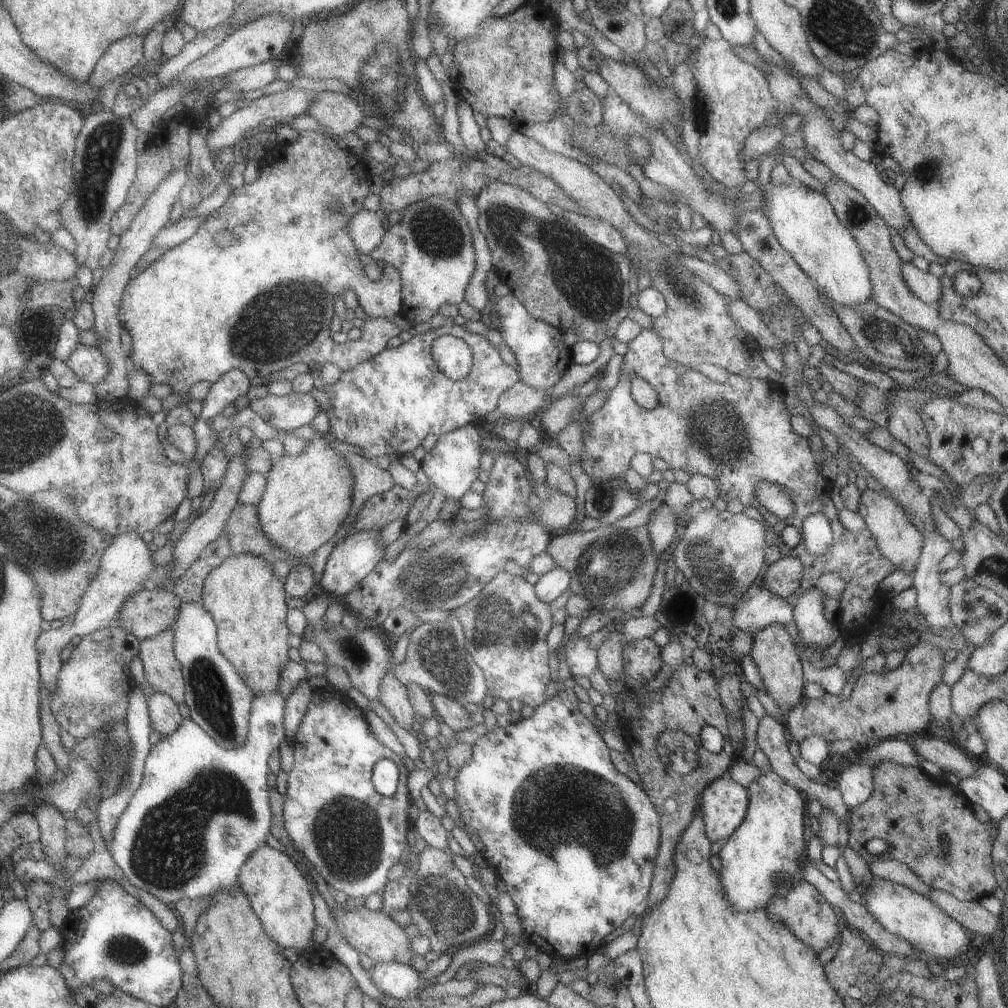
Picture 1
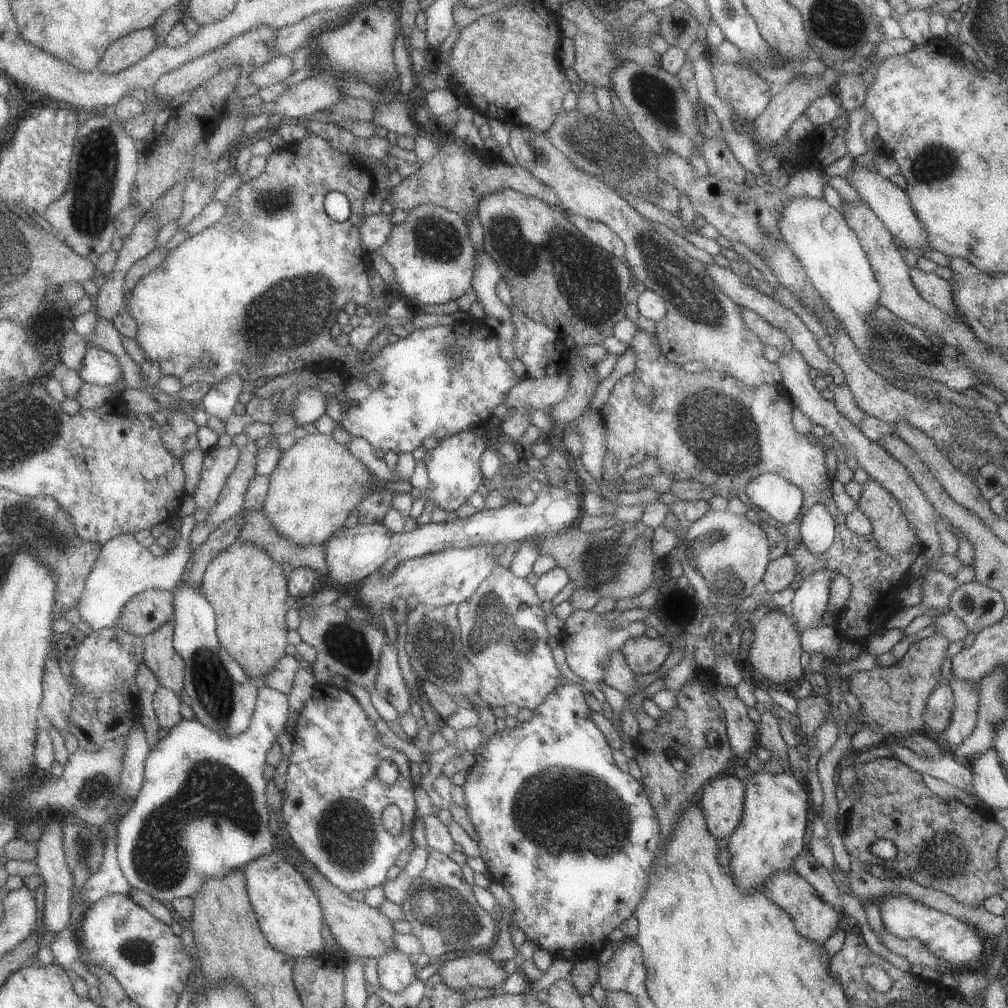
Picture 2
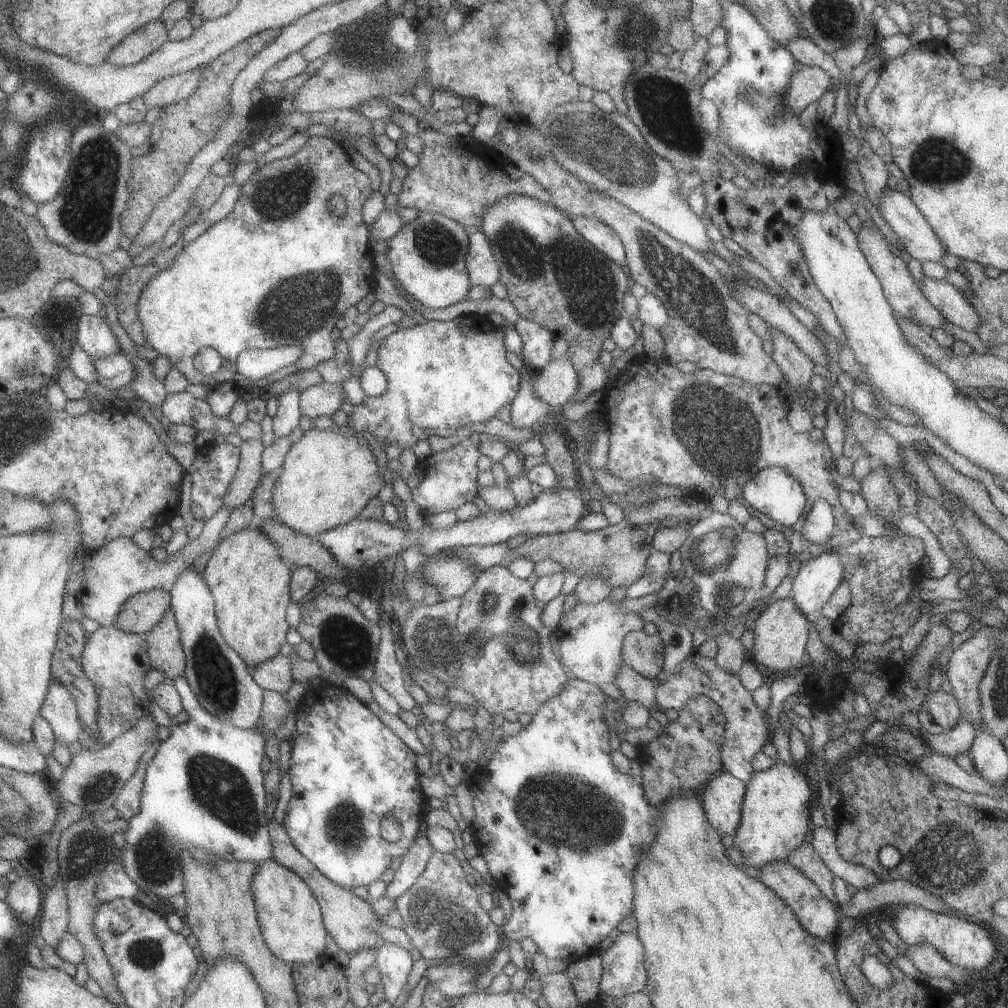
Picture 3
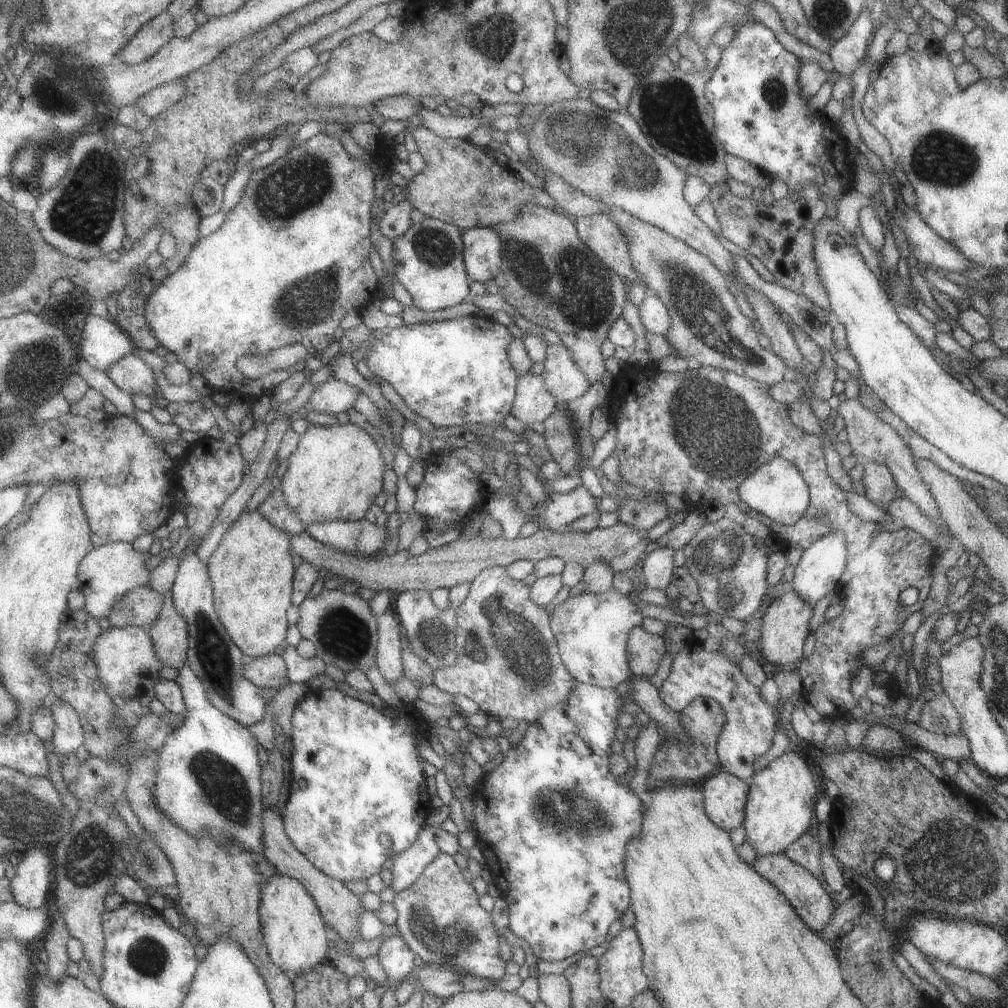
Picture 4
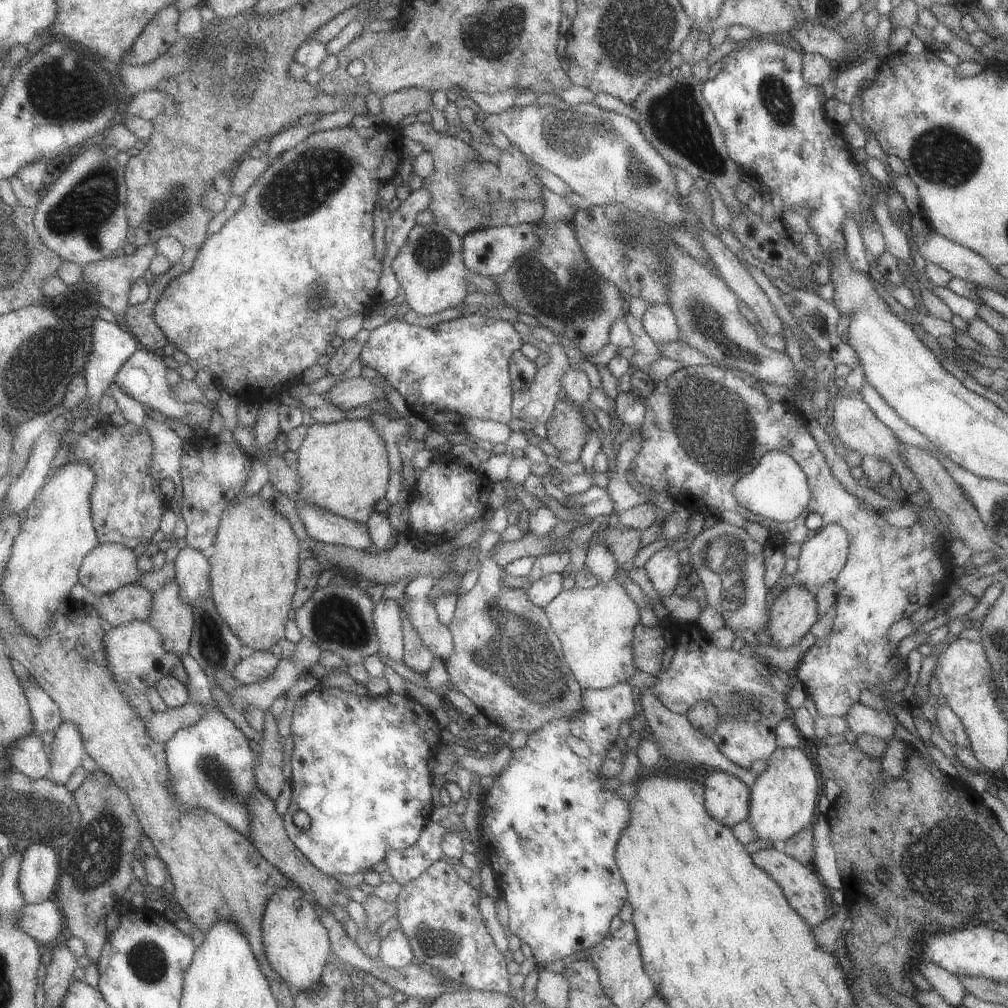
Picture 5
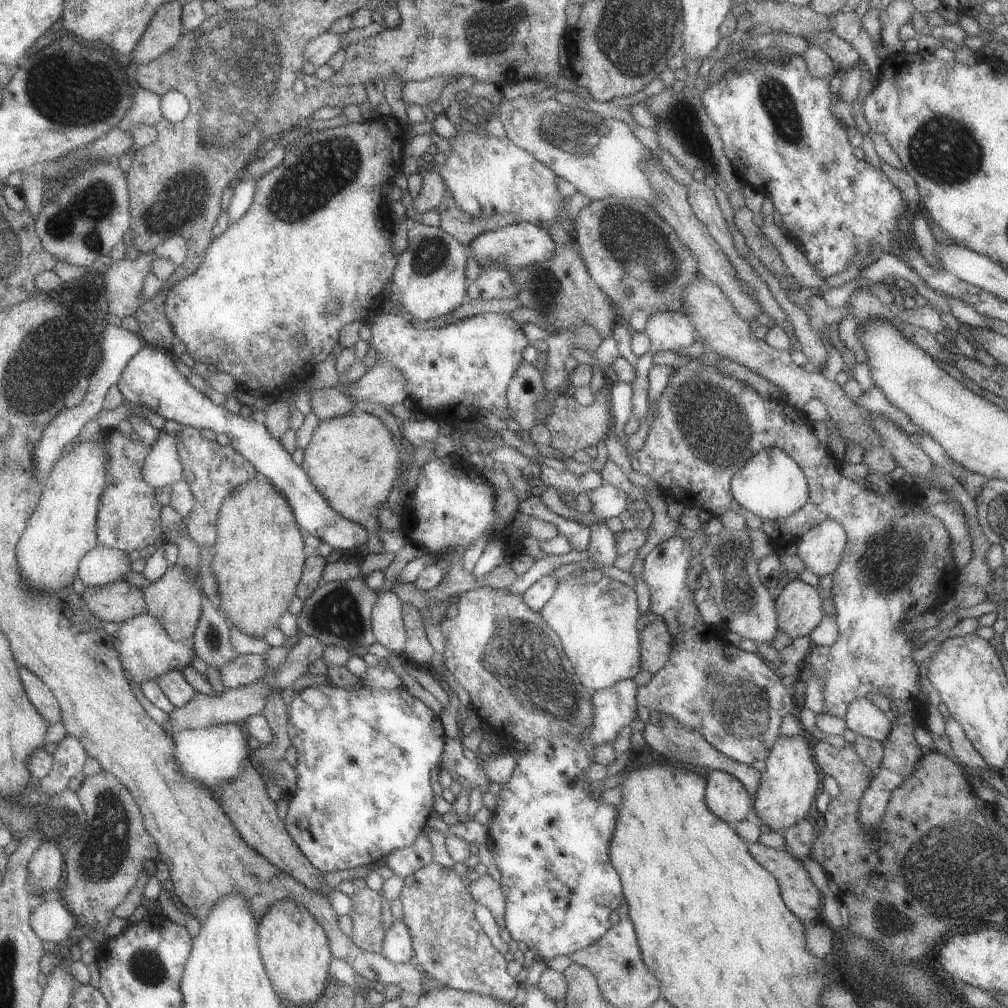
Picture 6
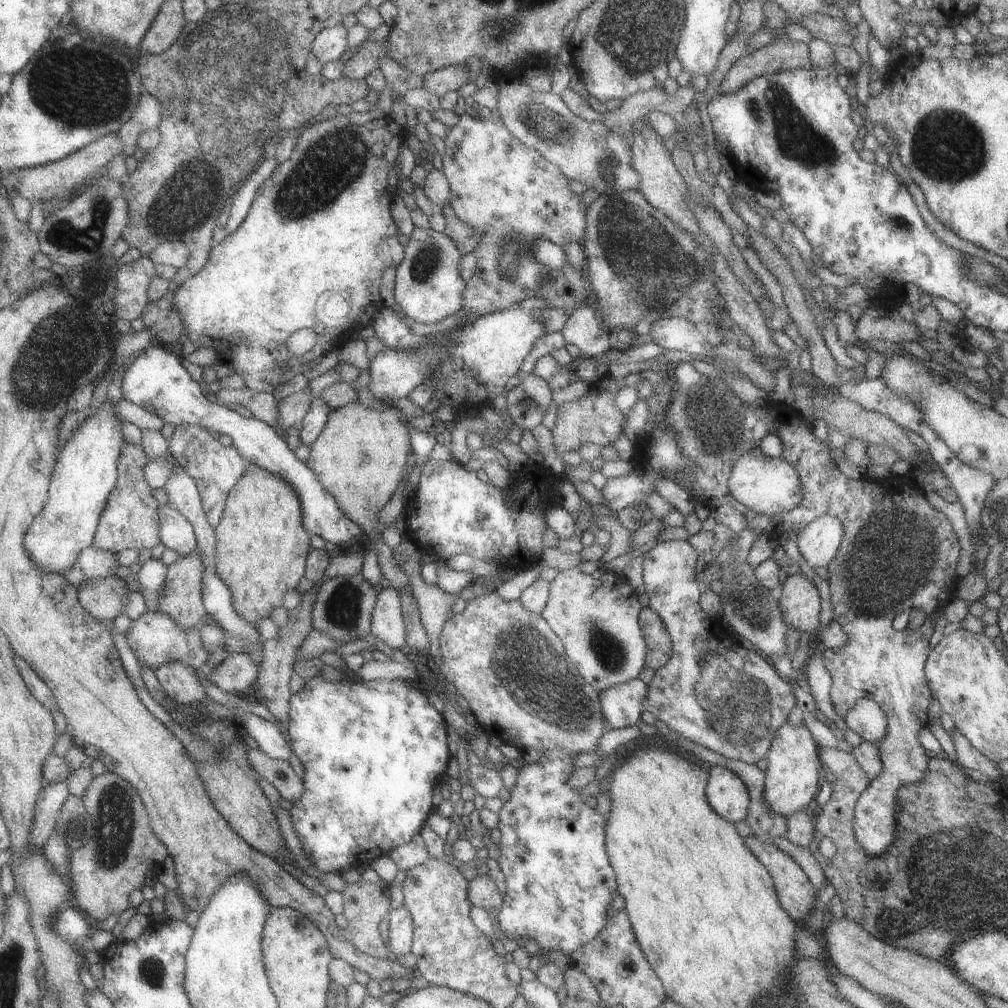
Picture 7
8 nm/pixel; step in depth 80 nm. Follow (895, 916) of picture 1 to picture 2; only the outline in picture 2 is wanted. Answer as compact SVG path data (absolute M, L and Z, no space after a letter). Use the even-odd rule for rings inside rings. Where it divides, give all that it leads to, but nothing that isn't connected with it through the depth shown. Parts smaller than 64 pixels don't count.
M903 894L883 896L883 900L880 900L877 905L881 913L881 922L886 931L899 939L913 938L921 942L923 946L927 946L927 950L931 950L949 967L970 969L973 962L976 962L980 954L983 954L983 936L978 934L973 926L960 922L957 918L931 910L927 906L921 905L921 902L911 900L909 896L903 896Z

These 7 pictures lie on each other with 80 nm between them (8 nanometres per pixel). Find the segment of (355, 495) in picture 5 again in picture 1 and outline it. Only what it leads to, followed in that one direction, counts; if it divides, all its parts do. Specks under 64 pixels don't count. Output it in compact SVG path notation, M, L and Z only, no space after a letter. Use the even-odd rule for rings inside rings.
M317 435L307 440L297 456L277 458L265 476L266 486L257 510L259 528L269 542L291 558L309 556L345 521L352 501L353 476L345 458L332 449L325 438Z

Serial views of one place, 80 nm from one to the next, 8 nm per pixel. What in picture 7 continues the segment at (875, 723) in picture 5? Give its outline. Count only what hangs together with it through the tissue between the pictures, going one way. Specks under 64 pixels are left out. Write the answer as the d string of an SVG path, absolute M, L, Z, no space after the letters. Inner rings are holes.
M860 698L843 718L846 729L863 741L878 743L886 735L886 716L881 707L868 698Z

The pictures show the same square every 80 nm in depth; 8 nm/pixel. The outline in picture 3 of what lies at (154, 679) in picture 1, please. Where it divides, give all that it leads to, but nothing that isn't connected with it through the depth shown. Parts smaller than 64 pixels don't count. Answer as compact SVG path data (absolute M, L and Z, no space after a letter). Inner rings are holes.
M171 606L159 623L141 638L147 642L147 656L154 670L159 670L168 681L183 674L185 654L179 644L179 628Z

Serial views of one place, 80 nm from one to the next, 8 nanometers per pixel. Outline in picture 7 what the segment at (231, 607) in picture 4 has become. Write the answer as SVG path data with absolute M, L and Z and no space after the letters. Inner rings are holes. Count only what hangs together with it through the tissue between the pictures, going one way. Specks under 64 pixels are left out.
M248 462L248 467L245 469L243 476L229 489L226 501L224 502L223 512L219 522L214 526L214 537L215 537L215 572L217 576L223 581L223 584L227 586L231 593L231 606L235 610L235 614L238 614L244 621L247 621L253 626L257 626L258 622L262 619L269 618L269 613L273 608L281 606L281 598L287 590L295 589L299 579L305 572L306 556L308 551L311 549L309 545L308 532L303 528L302 521L302 510L297 495L293 492L290 485L285 484L283 479L276 477L274 474L269 474L266 470L255 466L254 463Z

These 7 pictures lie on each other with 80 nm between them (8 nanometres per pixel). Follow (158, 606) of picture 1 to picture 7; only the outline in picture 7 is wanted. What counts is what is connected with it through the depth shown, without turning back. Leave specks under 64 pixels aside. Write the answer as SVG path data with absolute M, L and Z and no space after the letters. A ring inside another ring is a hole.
M115 575L85 580L76 589L81 606L96 619L107 622L123 613L123 603L130 592L129 584Z

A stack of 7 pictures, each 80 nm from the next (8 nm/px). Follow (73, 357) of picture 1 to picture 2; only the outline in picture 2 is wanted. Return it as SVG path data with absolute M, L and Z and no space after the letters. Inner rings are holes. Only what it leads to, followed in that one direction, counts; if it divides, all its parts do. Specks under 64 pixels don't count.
M88 346L81 364L83 366L76 374L89 384L109 387L119 382L119 378L122 377L122 371L115 356L99 347Z

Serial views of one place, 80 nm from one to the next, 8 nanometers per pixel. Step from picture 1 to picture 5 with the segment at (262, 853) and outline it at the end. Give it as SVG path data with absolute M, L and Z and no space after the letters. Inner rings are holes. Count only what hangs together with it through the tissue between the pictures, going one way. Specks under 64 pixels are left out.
M298 887L275 889L266 899L260 920L262 945L267 962L291 990L306 991L330 961L330 940L316 908Z

